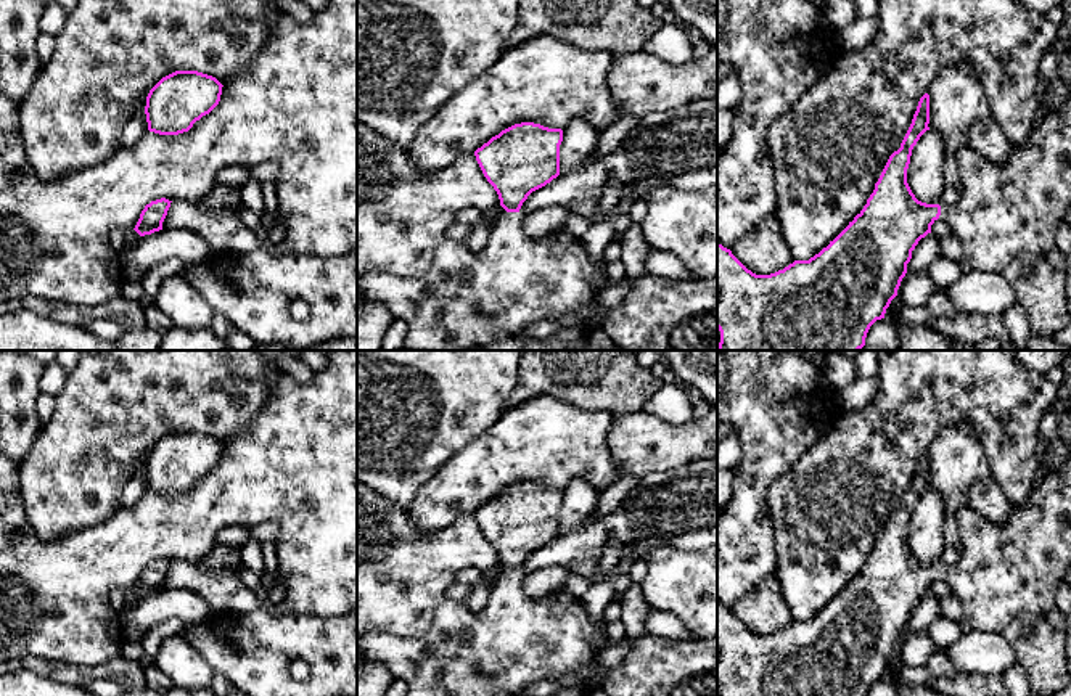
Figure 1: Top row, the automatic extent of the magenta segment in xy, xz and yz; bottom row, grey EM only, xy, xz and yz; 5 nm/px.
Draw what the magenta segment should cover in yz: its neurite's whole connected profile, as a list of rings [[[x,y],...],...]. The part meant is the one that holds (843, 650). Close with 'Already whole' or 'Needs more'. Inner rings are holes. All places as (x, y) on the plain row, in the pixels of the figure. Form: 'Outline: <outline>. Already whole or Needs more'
Outline: [[[925,453],[917,466],[912,484],[894,511],[864,569],[827,608],[809,620],[794,620],[770,635],[748,630],[730,609],[717,603],[717,690],[720,696],[867,696],[870,686],[884,678],[886,669],[897,656],[912,611],[921,598],[931,593],[931,585],[941,579],[955,593],[963,608],[963,622],[971,630],[1002,635],[1028,675],[1034,696],[1055,696],[1071,683],[1068,673],[1068,622],[1055,603],[1058,587],[1071,567],[1071,456],[1055,471],[1039,473],[1039,477],[1023,505],[1010,508],[1005,524],[999,526],[975,510],[965,506],[957,513],[962,556],[952,566],[926,564],[915,558],[907,543],[912,510],[929,490],[929,455]]]. Needs more

